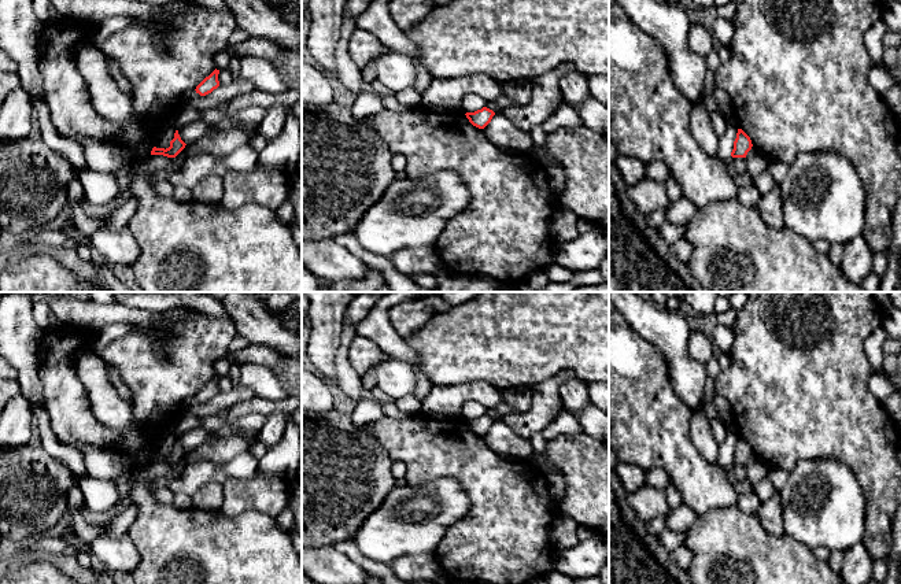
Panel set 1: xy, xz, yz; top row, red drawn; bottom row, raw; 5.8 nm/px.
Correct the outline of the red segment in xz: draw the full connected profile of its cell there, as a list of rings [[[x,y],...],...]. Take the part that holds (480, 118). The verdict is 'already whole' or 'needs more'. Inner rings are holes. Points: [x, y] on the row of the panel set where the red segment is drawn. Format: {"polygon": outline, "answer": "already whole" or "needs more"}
{"polygon": [[[483,107],[474,112],[466,112],[465,115],[473,126],[484,129],[491,122],[495,112],[487,107]]], "answer": "already whole"}

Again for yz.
{"polygon": [[[738,129],[731,156],[732,158],[746,158],[752,147],[753,144],[752,144],[750,137],[742,129]]], "answer": "already whole"}

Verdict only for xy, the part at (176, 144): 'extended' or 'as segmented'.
as segmented

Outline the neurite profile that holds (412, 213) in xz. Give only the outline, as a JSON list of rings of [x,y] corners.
[[[453,170],[429,174],[424,178],[395,180],[365,211],[351,234],[363,250],[385,258],[391,258],[400,250],[431,248],[446,223],[466,210],[470,200],[472,195],[468,185]]]

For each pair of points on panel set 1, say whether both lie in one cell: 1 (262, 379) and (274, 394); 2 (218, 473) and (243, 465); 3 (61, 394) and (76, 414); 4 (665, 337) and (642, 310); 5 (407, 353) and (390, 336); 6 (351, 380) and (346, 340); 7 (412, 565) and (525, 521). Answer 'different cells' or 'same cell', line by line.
1: same cell
2: same cell
3: same cell
4: same cell
5: same cell
6: same cell
7: different cells

